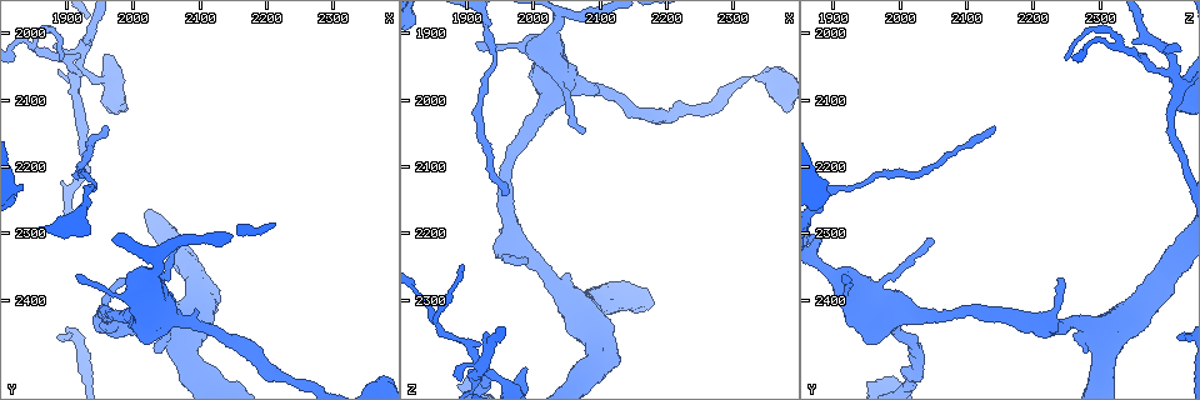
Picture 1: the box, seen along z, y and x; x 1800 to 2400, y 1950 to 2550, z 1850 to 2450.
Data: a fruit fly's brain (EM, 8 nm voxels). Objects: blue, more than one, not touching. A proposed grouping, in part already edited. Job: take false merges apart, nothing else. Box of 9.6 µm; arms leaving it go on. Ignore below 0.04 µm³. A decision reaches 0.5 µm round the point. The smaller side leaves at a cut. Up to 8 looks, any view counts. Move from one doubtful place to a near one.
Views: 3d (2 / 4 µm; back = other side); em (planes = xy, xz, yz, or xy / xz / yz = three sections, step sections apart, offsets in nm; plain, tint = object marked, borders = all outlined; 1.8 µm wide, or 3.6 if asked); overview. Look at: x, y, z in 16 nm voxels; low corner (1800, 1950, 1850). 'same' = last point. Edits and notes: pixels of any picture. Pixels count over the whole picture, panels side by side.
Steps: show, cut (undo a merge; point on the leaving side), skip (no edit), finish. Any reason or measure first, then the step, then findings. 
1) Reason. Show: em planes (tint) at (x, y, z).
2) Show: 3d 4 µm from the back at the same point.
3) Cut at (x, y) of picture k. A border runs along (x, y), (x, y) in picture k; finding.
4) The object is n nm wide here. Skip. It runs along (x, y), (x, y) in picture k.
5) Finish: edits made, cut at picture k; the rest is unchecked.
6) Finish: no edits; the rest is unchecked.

Show: 3d 4 µm at (2030, 2355, 1890).

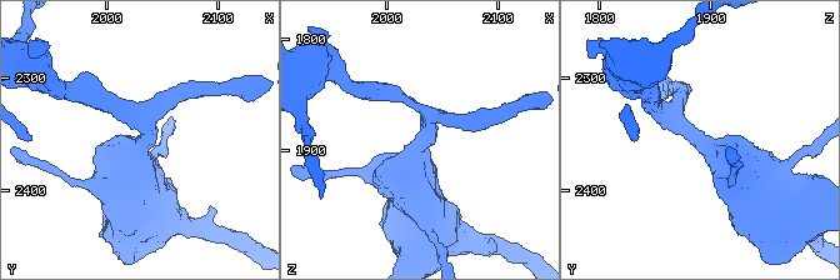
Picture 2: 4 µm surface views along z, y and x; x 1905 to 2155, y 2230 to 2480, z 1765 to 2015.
3 arms meet here; the arms are 170, 260, 700 nm wide. Show: em 3.6 µm planes (tint) at (2034, 2354, 1892).

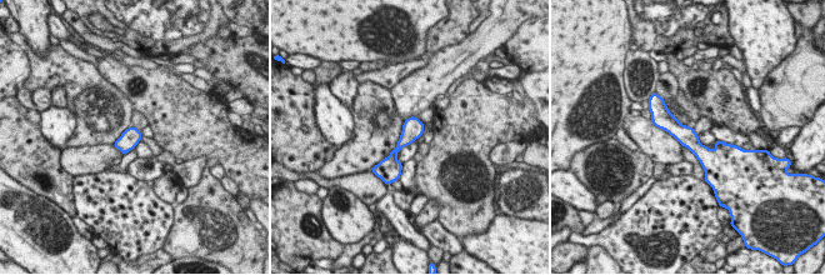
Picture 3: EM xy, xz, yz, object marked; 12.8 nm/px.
Skip. It runs along (658, 121), (703, 153), (724, 146) in picture 3; all the same neuron.

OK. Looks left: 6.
Thick turns thin. Show: 3d 4 µm at (2045, 2445, 2290).

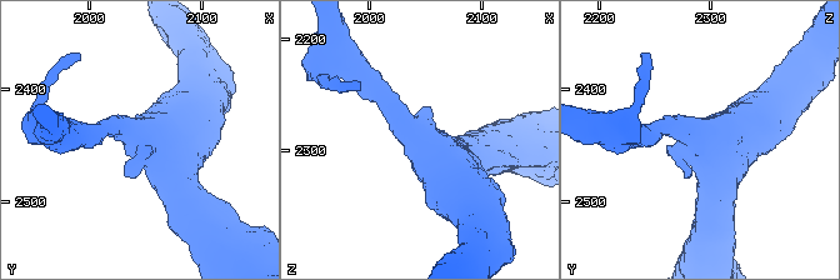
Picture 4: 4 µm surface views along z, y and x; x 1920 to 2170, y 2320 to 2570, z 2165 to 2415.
Now the EM. Show: em planes (tint) at (2042, 2440, 2288).

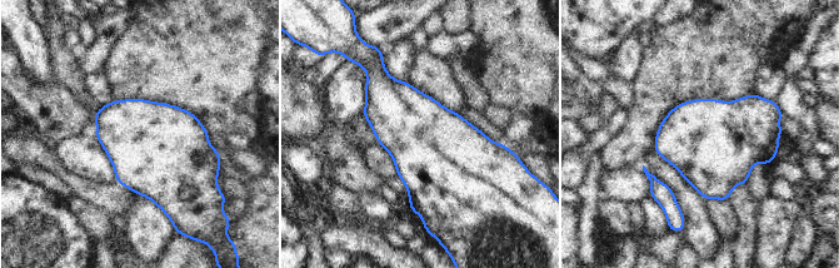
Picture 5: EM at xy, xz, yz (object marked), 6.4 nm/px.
The object is 550 nm wide here. Skip. All the same neuron.

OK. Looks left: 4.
Abrupt turn. Show: em planes (tint) at (1975, 2440, 2205).

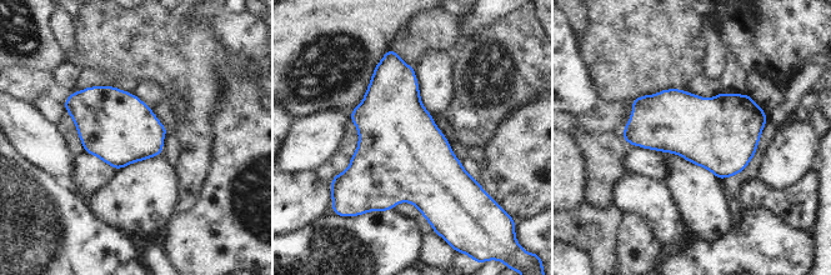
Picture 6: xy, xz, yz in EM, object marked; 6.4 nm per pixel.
Skip. All the same neuron.

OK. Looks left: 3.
Finish: no edits; the rest is unchecked.

